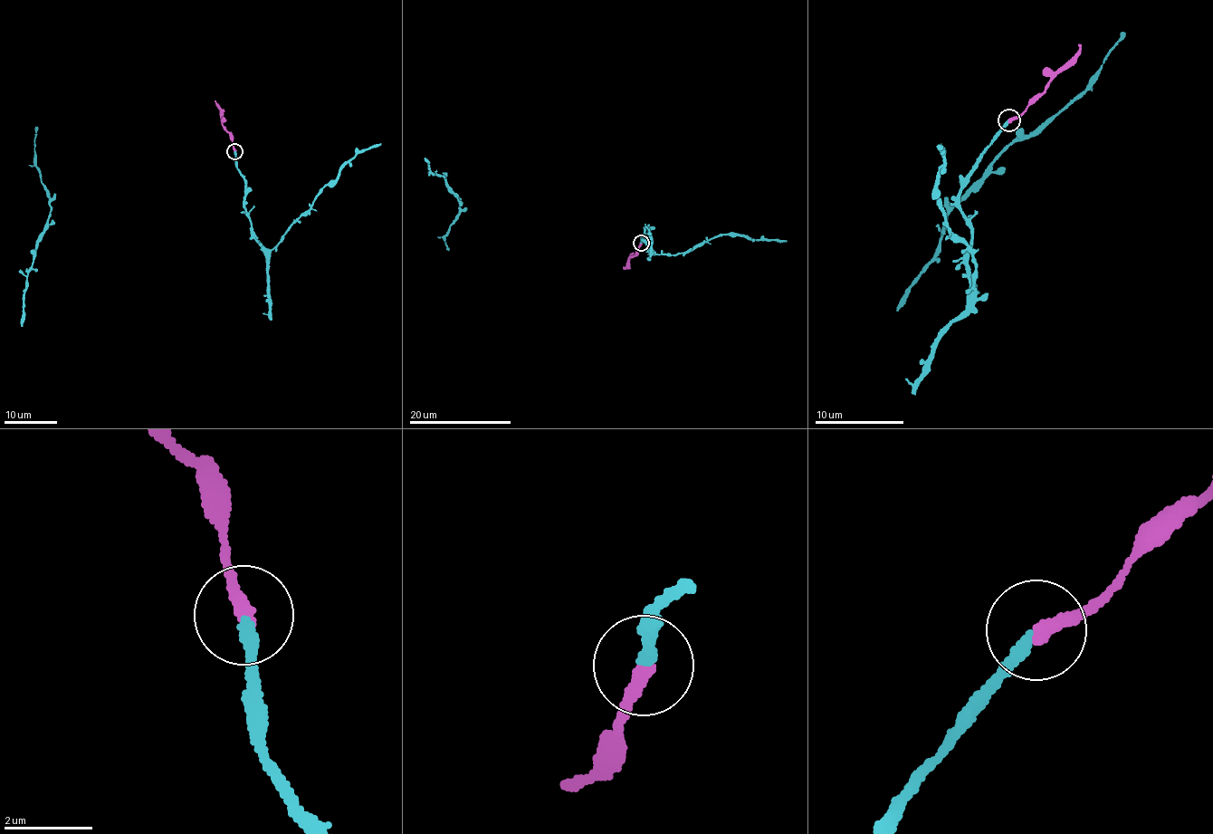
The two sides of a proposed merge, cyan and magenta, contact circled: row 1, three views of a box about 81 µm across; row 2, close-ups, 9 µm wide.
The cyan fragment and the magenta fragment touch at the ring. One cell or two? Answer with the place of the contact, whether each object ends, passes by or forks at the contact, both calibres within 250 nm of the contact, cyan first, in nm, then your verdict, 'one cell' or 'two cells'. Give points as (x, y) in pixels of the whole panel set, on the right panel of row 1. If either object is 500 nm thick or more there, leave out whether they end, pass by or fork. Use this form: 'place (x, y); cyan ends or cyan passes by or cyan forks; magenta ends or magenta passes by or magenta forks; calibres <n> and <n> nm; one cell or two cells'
place (1008, 119); cyan ends; magenta ends; calibres 280 and 340 nm; one cell

